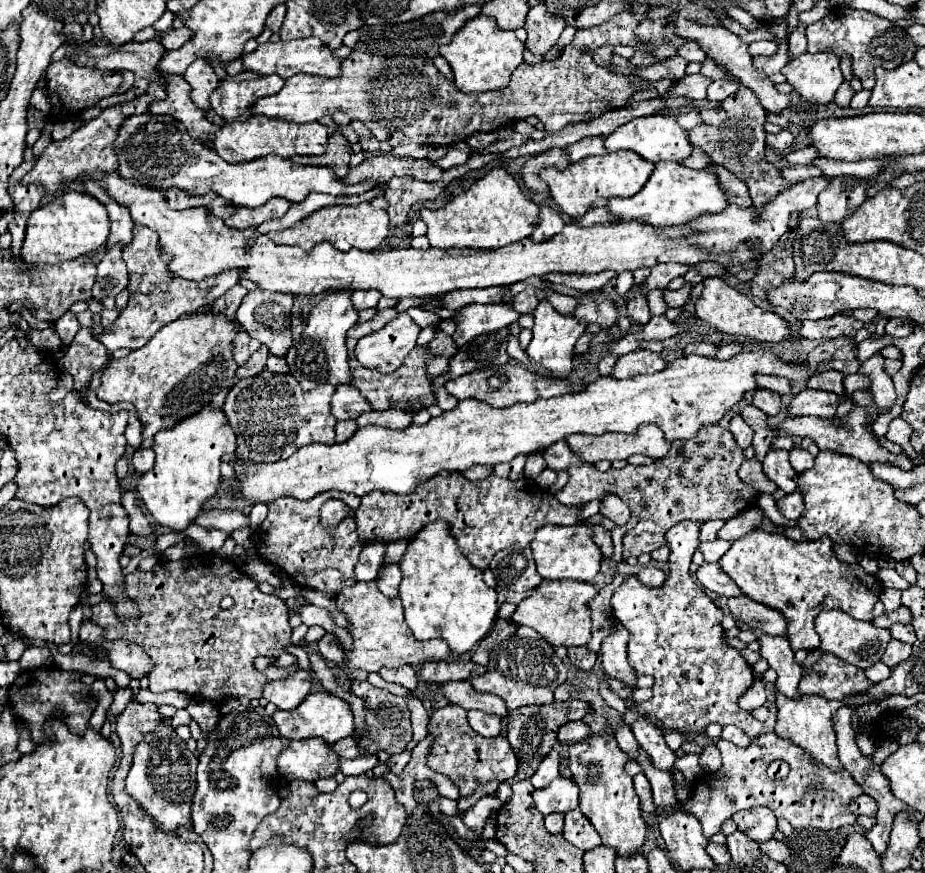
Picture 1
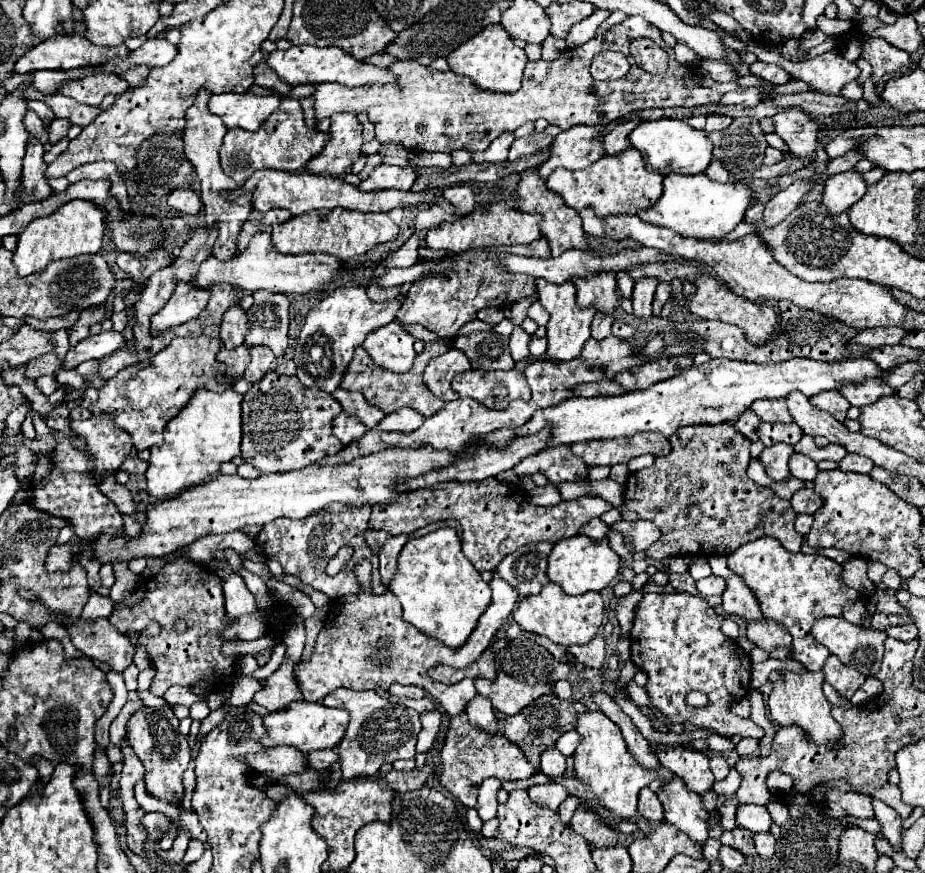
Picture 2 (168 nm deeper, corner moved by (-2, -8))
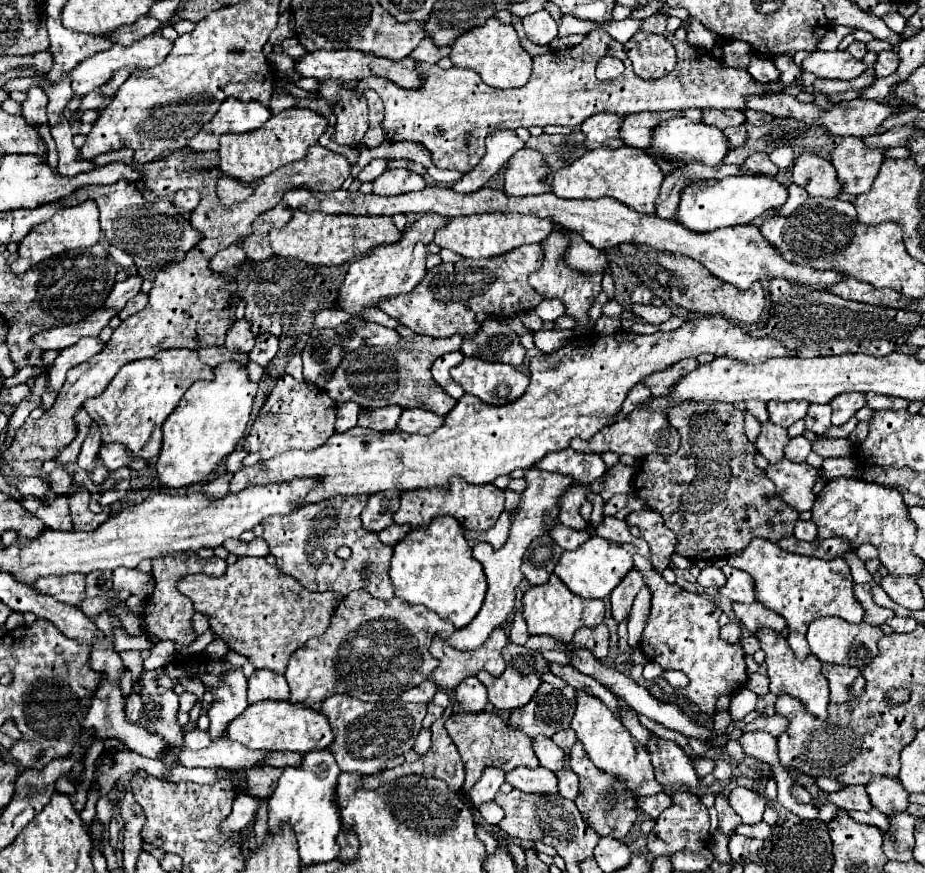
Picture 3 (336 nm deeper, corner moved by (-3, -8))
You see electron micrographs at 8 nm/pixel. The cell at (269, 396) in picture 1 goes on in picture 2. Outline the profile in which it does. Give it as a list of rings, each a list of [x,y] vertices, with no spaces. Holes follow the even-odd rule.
[[[267,373],[243,395],[243,443],[241,457],[261,473],[293,471],[327,455],[339,453],[341,441],[333,435],[333,417],[343,409],[331,393],[307,389],[297,377]]]

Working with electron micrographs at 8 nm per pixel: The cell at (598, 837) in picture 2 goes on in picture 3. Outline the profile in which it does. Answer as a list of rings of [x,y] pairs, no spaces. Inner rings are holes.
[[[576,741],[574,747],[570,749],[568,765],[580,777],[580,795],[576,797],[576,805],[582,813],[584,821],[602,837],[608,835],[614,839],[622,839],[636,821],[636,799],[626,797],[626,789],[624,789],[622,781],[614,781],[614,777],[608,777],[608,773],[602,773],[602,769],[598,769],[590,761],[590,757],[584,751],[580,741]]]

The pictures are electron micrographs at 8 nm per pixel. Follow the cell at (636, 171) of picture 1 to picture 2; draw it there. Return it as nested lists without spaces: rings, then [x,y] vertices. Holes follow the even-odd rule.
[[[627,149],[617,157],[605,155],[583,171],[555,169],[547,177],[545,185],[547,189],[559,193],[565,199],[565,205],[569,205],[577,213],[581,209],[591,207],[599,217],[609,217],[609,215],[629,215],[629,213],[635,215],[637,211],[651,207],[657,201],[657,197],[661,197],[663,193],[661,181],[663,177],[659,173],[645,169],[645,161],[637,149]]]

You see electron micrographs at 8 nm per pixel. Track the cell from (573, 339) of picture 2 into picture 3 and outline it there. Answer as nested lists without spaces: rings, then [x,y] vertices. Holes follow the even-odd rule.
[[[554,225],[554,231],[550,233],[550,237],[540,243],[542,251],[544,251],[544,259],[542,259],[542,267],[530,275],[530,285],[538,293],[542,293],[546,299],[552,299],[552,297],[562,299],[566,305],[566,313],[576,317],[578,333],[586,333],[588,327],[584,327],[584,325],[588,323],[590,303],[602,291],[602,273],[592,273],[592,275],[574,273],[574,269],[566,269],[566,265],[562,265],[562,253],[566,253],[566,245],[570,245],[570,241],[566,241],[566,237],[562,237],[562,229],[564,229],[562,225]]]

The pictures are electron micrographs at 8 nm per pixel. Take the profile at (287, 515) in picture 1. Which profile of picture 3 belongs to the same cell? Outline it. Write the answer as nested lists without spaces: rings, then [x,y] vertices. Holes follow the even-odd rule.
[[[332,497],[328,501],[298,507],[298,509],[294,509],[294,513],[288,513],[288,515],[266,517],[262,521],[262,527],[264,527],[262,537],[270,547],[270,555],[276,557],[276,567],[284,575],[294,577],[308,591],[336,591],[336,593],[348,595],[350,591],[366,589],[376,599],[392,599],[394,589],[388,579],[388,565],[392,559],[392,549],[388,545],[382,545],[382,541],[378,539],[376,533],[366,533],[366,529],[362,529],[360,513],[362,513],[366,501],[368,501],[368,497]],[[342,545],[352,549],[352,555],[346,561],[336,557],[336,549]]]

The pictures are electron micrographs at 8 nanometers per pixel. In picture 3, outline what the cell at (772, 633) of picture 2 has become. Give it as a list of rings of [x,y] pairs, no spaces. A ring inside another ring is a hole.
[[[754,601],[750,605],[746,603],[732,603],[732,611],[734,615],[746,625],[748,631],[756,631],[760,627],[768,627],[768,629],[774,629],[774,631],[782,631],[786,627],[786,621],[782,615],[766,609],[760,601]]]

